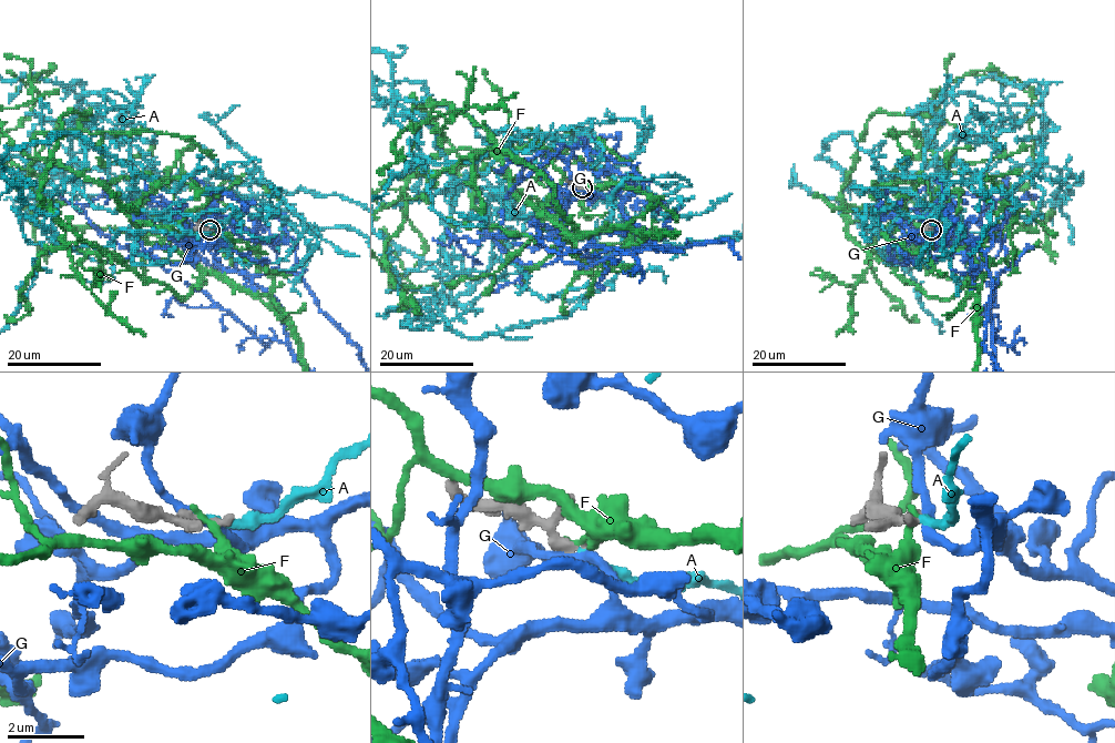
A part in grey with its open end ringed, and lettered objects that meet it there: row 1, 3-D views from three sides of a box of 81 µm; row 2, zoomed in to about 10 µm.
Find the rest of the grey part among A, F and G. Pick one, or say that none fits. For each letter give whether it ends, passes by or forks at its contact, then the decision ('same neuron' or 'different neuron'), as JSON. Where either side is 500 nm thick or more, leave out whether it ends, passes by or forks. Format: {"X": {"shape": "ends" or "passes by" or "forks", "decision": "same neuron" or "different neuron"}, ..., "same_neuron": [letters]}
{"A": {"shape": "ends", "decision": "same neuron"}, "F": {"shape": "ends", "decision": "different neuron"}, "G": {"shape": "passes by", "decision": "different neuron"}, "same_neuron": ["A"]}

